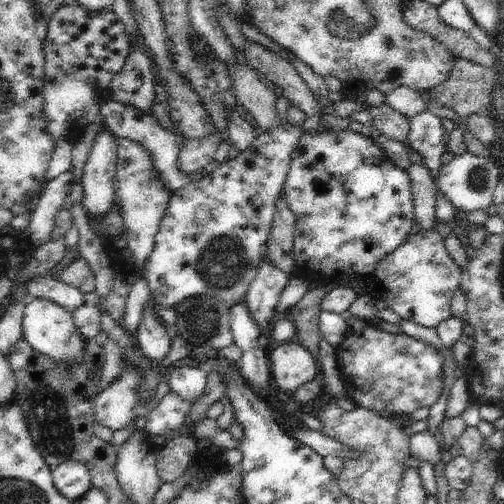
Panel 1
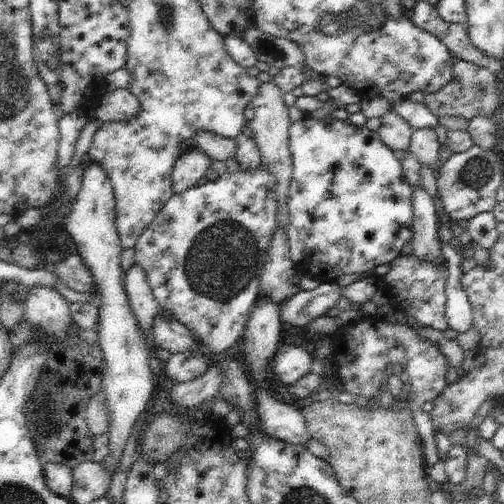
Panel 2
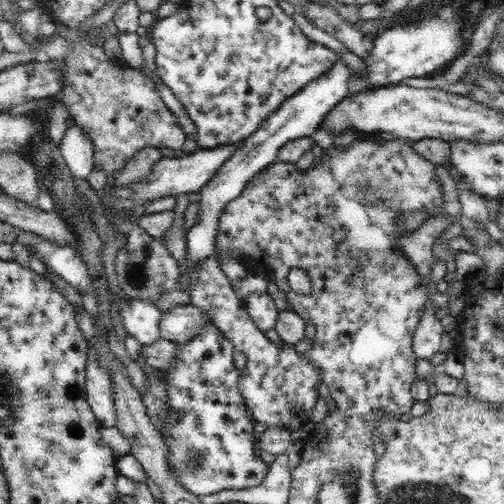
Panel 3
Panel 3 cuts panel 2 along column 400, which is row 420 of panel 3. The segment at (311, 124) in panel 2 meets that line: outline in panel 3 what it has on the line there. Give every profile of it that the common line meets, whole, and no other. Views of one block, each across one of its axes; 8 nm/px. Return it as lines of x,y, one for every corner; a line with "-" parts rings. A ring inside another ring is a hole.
204,324
200,334
178,346
178,356
168,366
168,408
160,434
168,446
168,466
188,492
210,496
220,490
254,490
268,474
268,466
254,456
254,418
246,412
240,390
242,370
234,364
234,344
214,324

